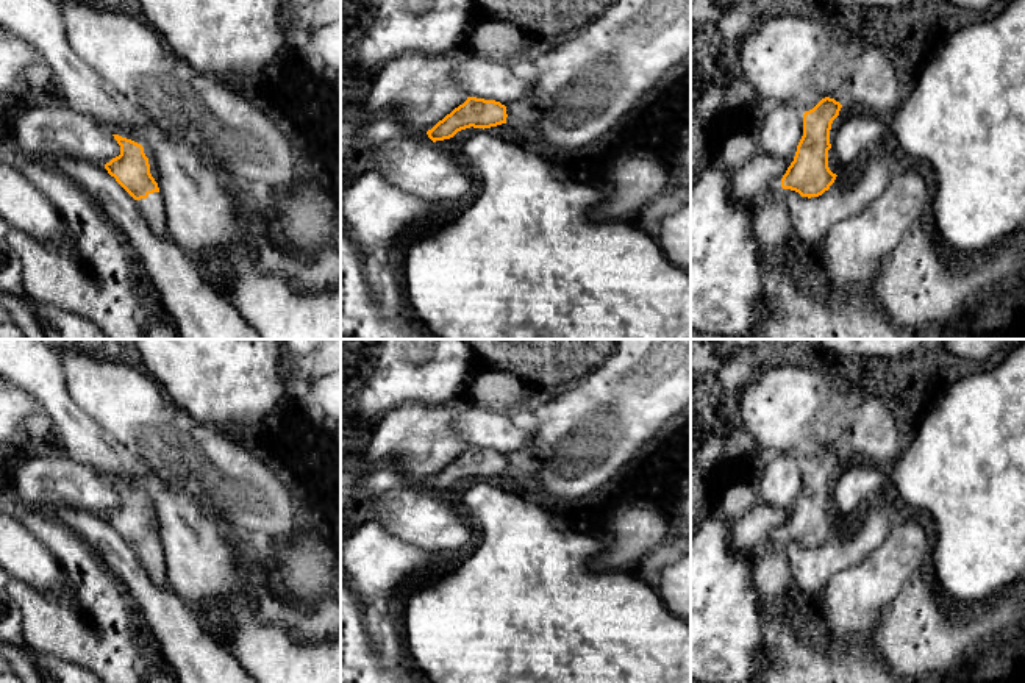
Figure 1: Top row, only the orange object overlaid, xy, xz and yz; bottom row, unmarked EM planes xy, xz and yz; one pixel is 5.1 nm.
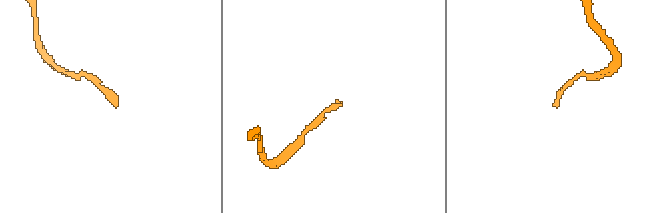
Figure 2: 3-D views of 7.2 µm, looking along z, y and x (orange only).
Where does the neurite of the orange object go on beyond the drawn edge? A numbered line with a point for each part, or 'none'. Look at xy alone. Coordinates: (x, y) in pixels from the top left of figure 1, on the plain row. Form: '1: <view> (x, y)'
1: xy (152, 557)

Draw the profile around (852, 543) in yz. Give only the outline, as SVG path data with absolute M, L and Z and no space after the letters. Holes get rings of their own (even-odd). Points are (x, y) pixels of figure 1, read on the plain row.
M877 497L852 522L838 525L819 547L802 547L783 539L792 583L805 600L822 599L828 581L838 572L869 558L886 539L897 514L888 497Z

